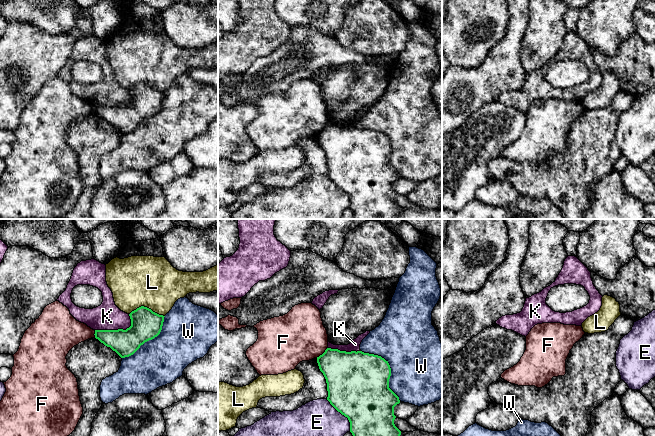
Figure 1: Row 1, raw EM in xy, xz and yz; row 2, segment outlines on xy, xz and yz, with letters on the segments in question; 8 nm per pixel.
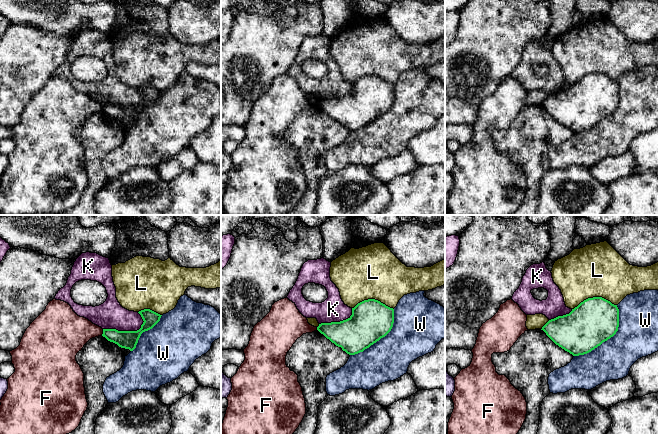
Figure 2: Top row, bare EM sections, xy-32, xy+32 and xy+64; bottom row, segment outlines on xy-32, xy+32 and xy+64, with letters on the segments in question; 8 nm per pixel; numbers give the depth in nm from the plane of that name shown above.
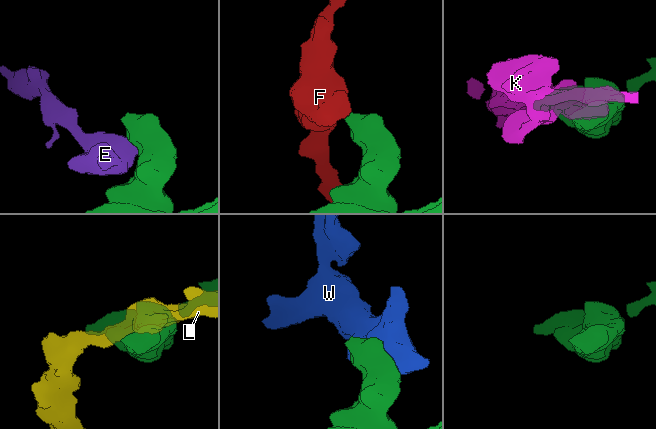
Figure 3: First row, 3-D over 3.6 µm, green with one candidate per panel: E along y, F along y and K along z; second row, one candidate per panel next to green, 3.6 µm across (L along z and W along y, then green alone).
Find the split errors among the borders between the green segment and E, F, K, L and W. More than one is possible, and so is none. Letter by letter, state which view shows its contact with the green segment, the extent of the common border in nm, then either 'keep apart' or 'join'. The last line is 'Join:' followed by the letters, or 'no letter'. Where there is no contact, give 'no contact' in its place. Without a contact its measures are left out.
E: xz | 320 nm | keep apart
F: xz | 120 nm | keep apart
K: xy | 300 nm | keep apart
L: xy | 280 nm | keep apart
W: xz | 500 nm | keep apart
Join: no letter

